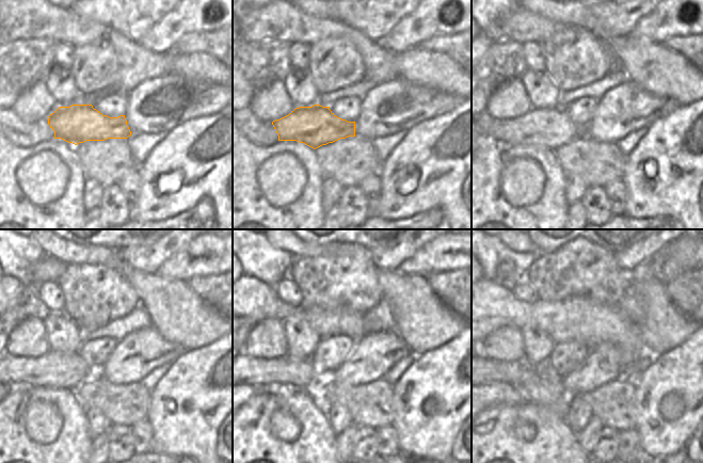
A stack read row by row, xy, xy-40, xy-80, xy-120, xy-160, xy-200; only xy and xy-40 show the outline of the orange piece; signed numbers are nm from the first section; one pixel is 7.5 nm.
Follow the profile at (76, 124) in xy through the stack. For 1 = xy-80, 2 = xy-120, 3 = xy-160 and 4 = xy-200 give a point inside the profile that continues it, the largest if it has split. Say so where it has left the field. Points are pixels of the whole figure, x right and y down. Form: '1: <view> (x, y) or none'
1: xy-80 (550, 128)
2: xy-120 (68, 370)
3: xy-160 (264, 372)
4: xy-200 (493, 370)

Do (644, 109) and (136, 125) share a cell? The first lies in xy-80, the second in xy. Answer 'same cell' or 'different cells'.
same cell

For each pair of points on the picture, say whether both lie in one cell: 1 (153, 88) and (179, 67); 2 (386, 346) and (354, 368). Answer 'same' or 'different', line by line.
1: different
2: same

